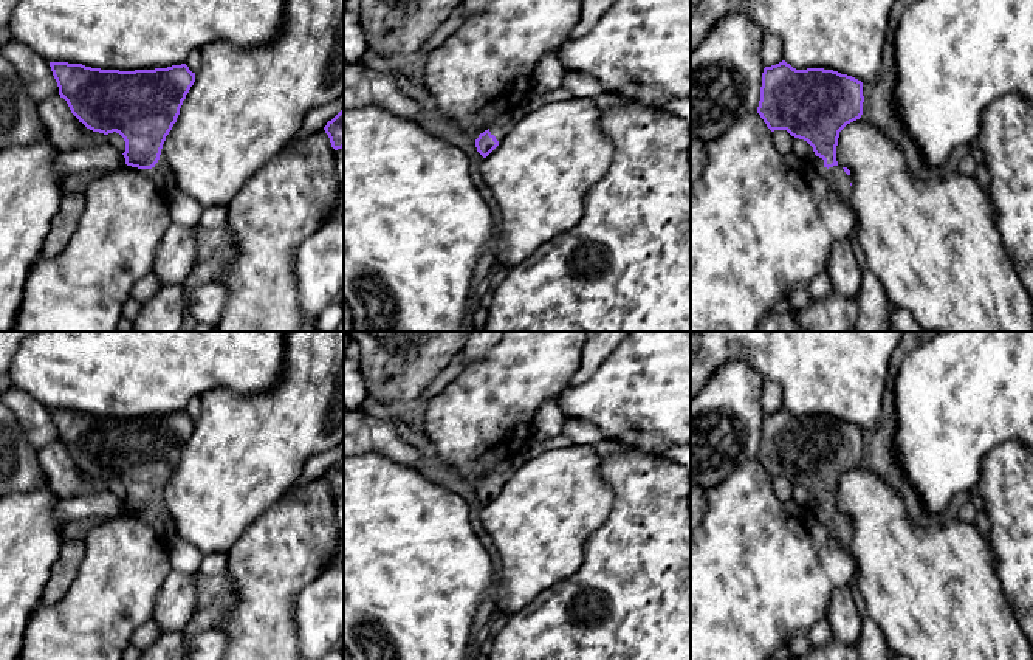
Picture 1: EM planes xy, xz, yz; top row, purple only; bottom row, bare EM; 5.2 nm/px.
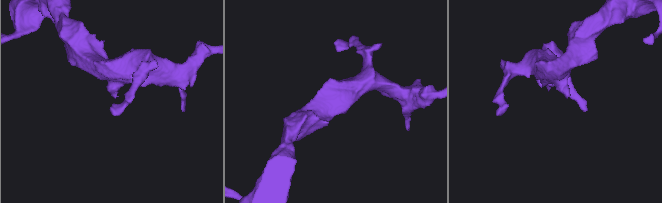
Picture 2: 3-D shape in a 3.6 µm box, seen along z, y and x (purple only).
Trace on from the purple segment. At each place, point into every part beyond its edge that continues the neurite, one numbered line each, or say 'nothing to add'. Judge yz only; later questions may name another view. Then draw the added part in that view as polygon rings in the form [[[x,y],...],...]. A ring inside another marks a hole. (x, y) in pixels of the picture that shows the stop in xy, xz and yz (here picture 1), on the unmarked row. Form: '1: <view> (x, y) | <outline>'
nothing to add

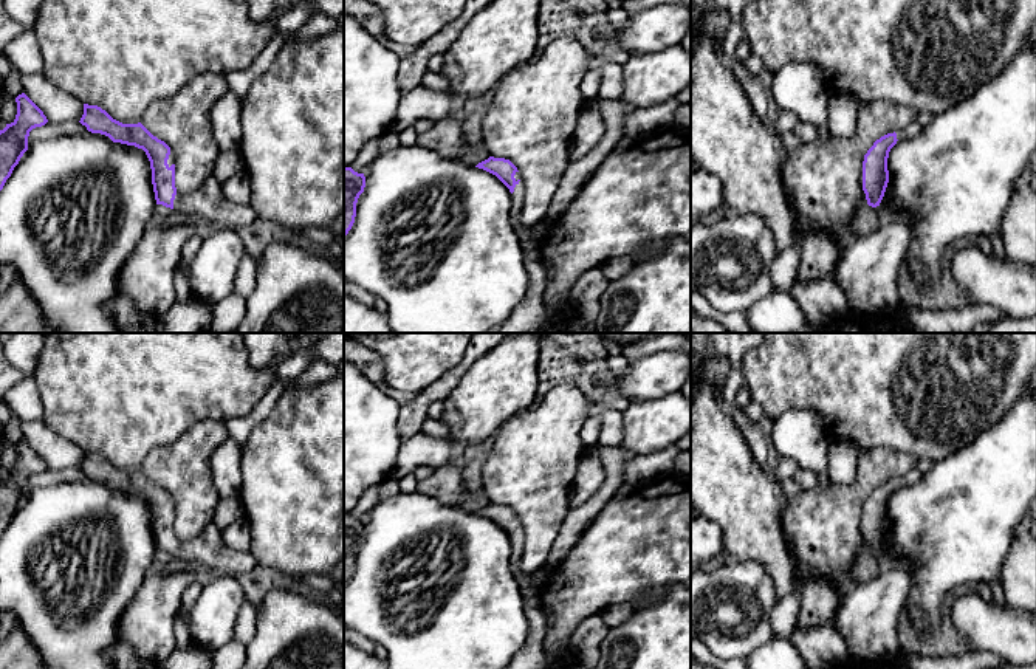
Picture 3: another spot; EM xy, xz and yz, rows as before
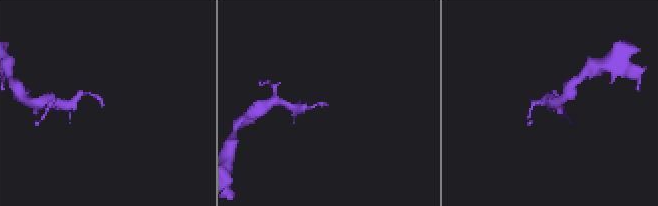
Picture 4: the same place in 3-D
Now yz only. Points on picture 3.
1: yz (914, 476) | [[[918,468],[911,469],[907,474],[904,474],[900,480],[897,480],[897,486],[912,486],[920,482],[921,472]]]

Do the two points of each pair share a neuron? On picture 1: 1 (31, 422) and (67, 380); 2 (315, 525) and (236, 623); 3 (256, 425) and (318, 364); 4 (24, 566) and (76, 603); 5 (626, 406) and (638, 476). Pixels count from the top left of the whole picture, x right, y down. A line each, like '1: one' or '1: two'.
1: two
2: one
3: one
4: two
5: two

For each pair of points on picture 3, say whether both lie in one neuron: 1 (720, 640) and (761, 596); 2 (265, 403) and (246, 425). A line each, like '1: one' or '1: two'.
1: one
2: one

